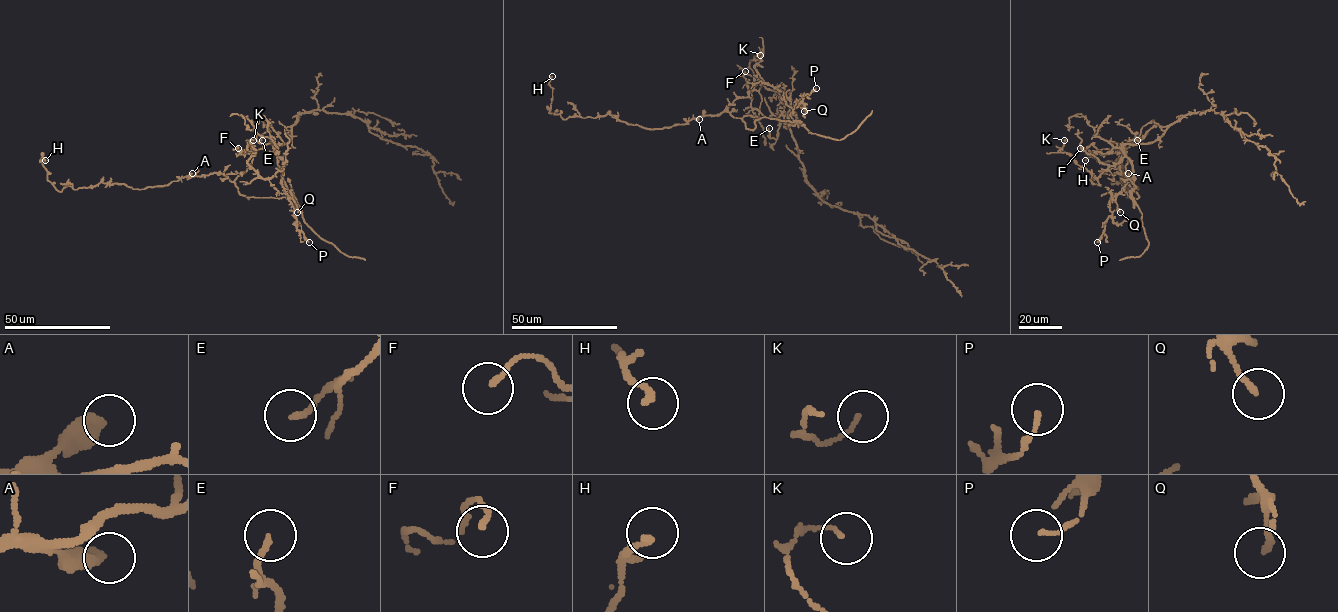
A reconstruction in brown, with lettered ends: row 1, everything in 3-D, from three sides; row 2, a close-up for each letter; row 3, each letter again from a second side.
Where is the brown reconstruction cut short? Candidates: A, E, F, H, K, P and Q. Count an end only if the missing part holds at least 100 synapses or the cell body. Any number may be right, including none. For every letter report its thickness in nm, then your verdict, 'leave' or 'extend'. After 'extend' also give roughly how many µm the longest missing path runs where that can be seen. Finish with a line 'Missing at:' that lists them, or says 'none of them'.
A: 420 nm thick; leave
E: 150 nm thick; leave
F: 150 nm thick; leave
H: 180 nm thick; leave
K: 100 nm thick; leave
P: 110 nm thick; leave
Q: 150 nm thick; leave
Missing at: none of them

